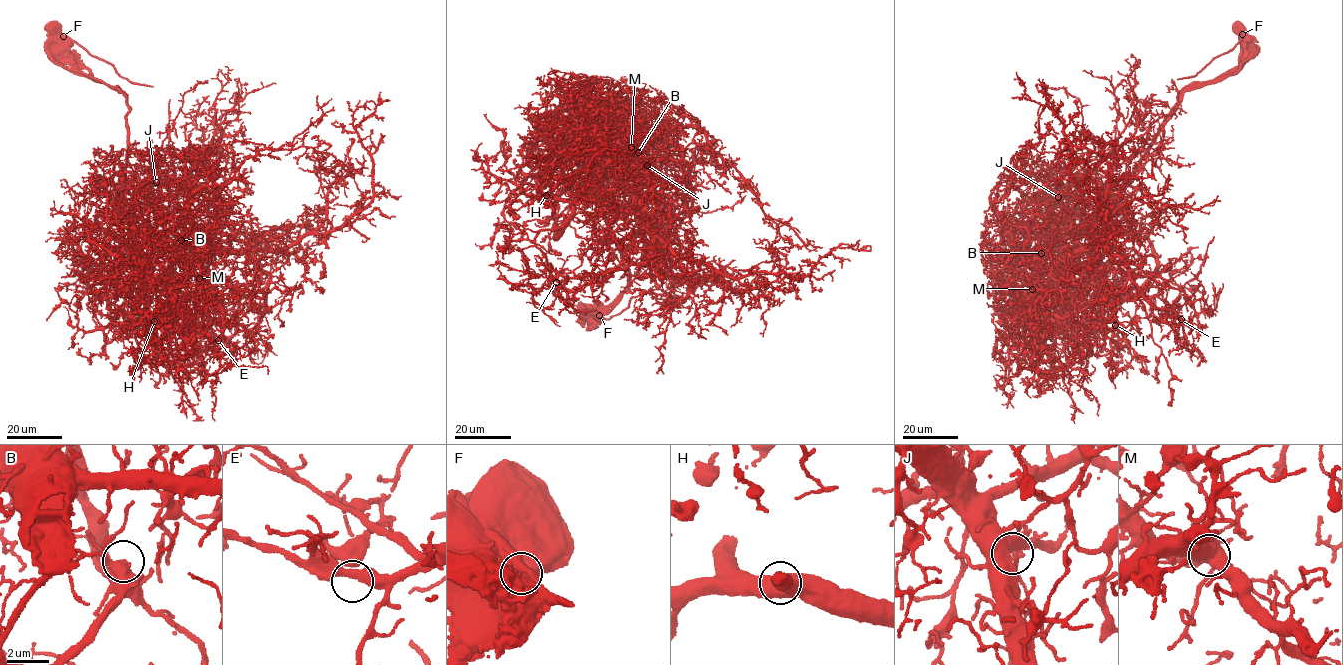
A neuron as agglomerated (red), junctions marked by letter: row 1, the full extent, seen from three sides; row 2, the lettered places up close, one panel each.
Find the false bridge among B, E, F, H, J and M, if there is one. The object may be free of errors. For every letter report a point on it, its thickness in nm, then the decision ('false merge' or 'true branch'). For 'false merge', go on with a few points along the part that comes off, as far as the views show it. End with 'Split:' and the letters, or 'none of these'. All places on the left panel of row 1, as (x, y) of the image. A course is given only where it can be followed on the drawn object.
B: at (181, 240); 380 nm thick; true branch
E: at (218, 340); 460 nm thick; true branch
F: at (63, 36); 1350 nm thick; false merge; foreign part runs (63, 36), (111, 63), (130, 82), (153, 86)
H: at (154, 321); 850 nm thick; true branch
J: at (156, 182); 550 nm thick; true branch
M: at (199, 278); 750 nm thick; true branch
Split: F

